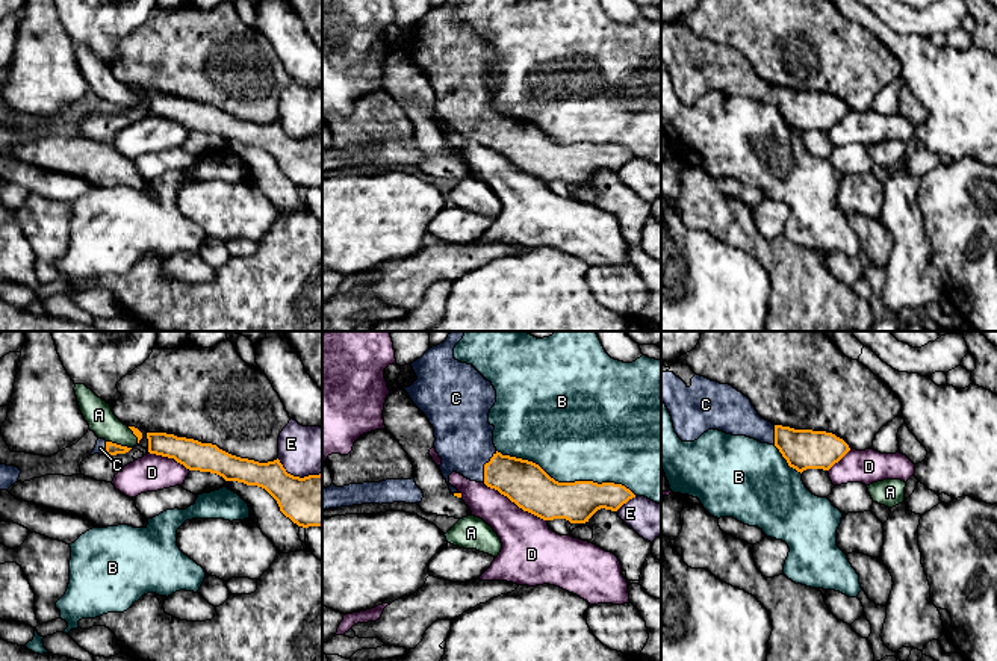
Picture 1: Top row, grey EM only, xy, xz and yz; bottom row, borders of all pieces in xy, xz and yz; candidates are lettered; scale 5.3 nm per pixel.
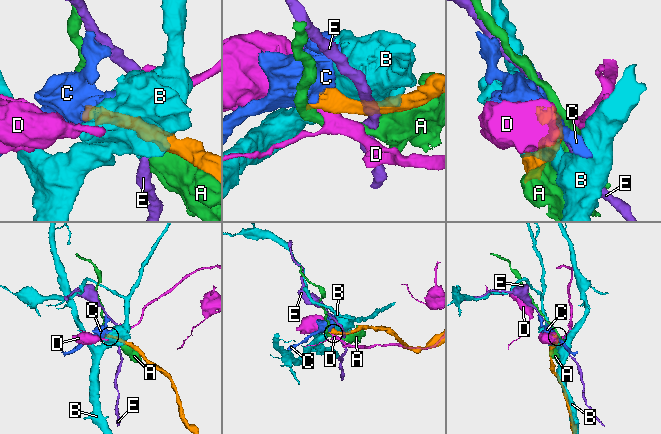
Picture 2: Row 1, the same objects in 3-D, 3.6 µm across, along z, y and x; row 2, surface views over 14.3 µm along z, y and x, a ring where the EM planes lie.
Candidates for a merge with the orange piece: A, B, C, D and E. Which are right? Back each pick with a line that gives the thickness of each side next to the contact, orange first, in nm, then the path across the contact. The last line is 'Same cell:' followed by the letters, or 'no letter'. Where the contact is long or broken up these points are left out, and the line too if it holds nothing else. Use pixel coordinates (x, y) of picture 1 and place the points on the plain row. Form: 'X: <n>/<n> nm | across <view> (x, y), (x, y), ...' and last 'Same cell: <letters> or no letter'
Same cell: no letter

